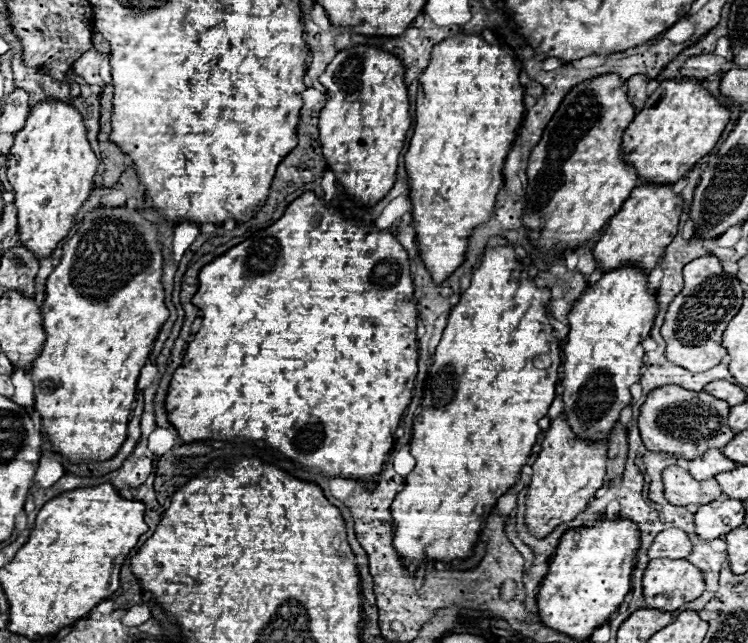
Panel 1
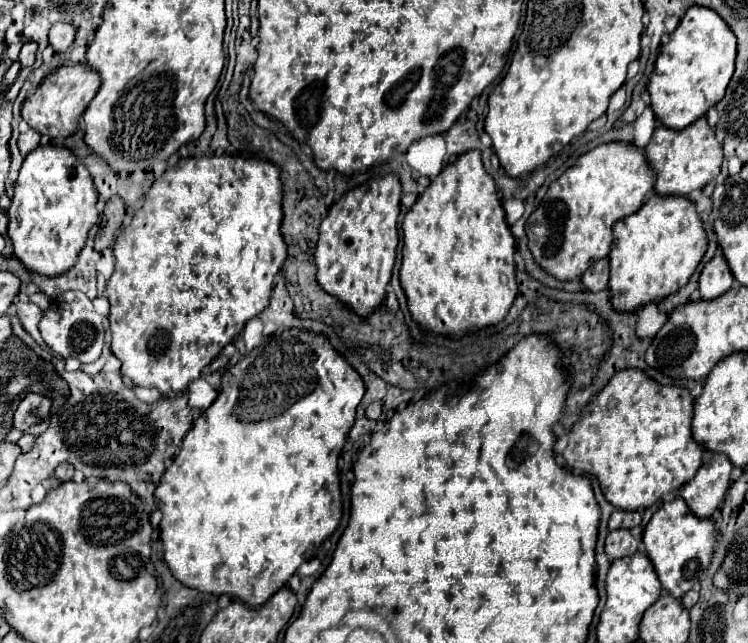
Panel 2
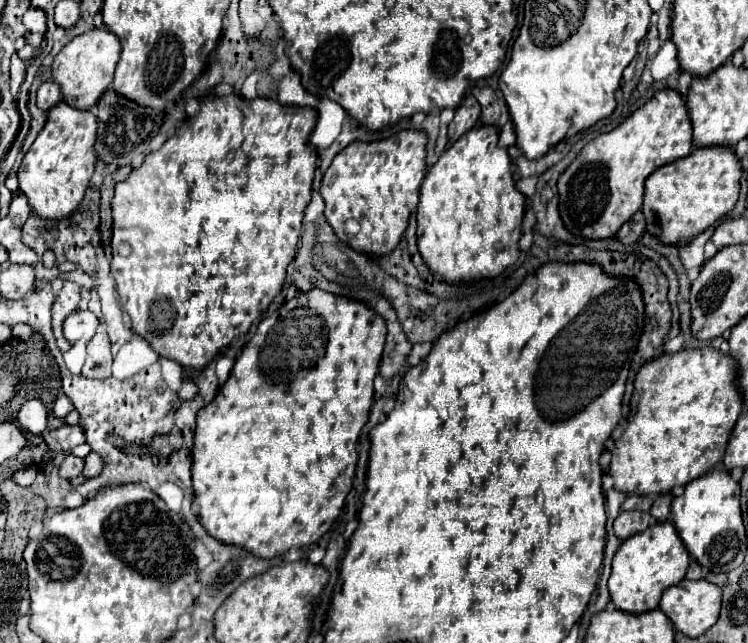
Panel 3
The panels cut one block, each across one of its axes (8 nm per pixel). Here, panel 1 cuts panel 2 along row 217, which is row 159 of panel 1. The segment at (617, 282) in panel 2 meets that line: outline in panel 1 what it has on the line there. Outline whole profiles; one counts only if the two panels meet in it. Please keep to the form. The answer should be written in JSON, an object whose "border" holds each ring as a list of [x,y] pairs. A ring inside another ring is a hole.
{"border":[[[692,78],[662,80],[622,136],[626,158],[636,168],[640,178],[678,182],[702,156],[706,156],[716,146],[724,126],[730,120],[730,114],[732,112],[722,102],[718,102],[702,82]]]}

